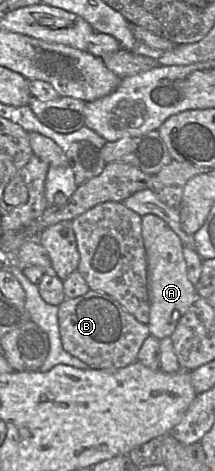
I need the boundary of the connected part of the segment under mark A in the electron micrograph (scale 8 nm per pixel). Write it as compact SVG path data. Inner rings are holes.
M158 216L142 217L142 238L147 258L147 279L150 300L150 335L162 340L171 336L180 318L198 296L196 286L187 275L184 245L178 235Z

